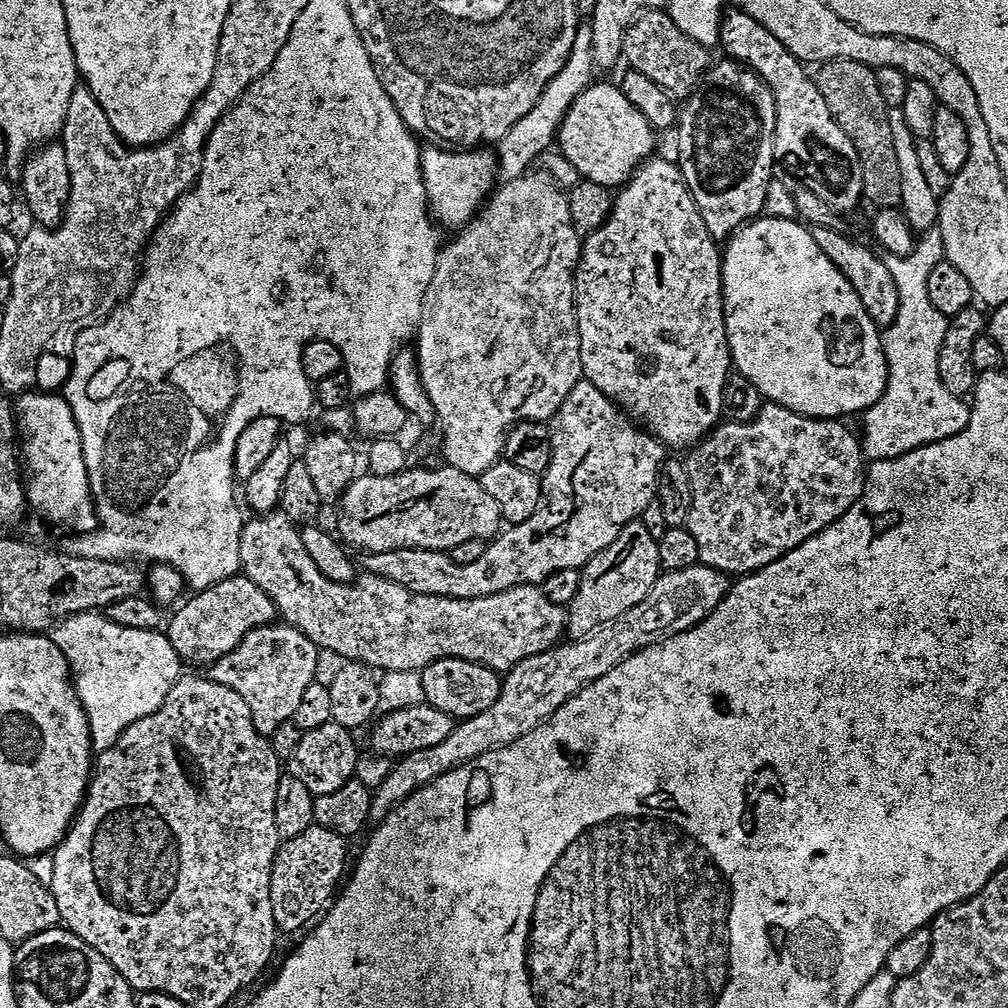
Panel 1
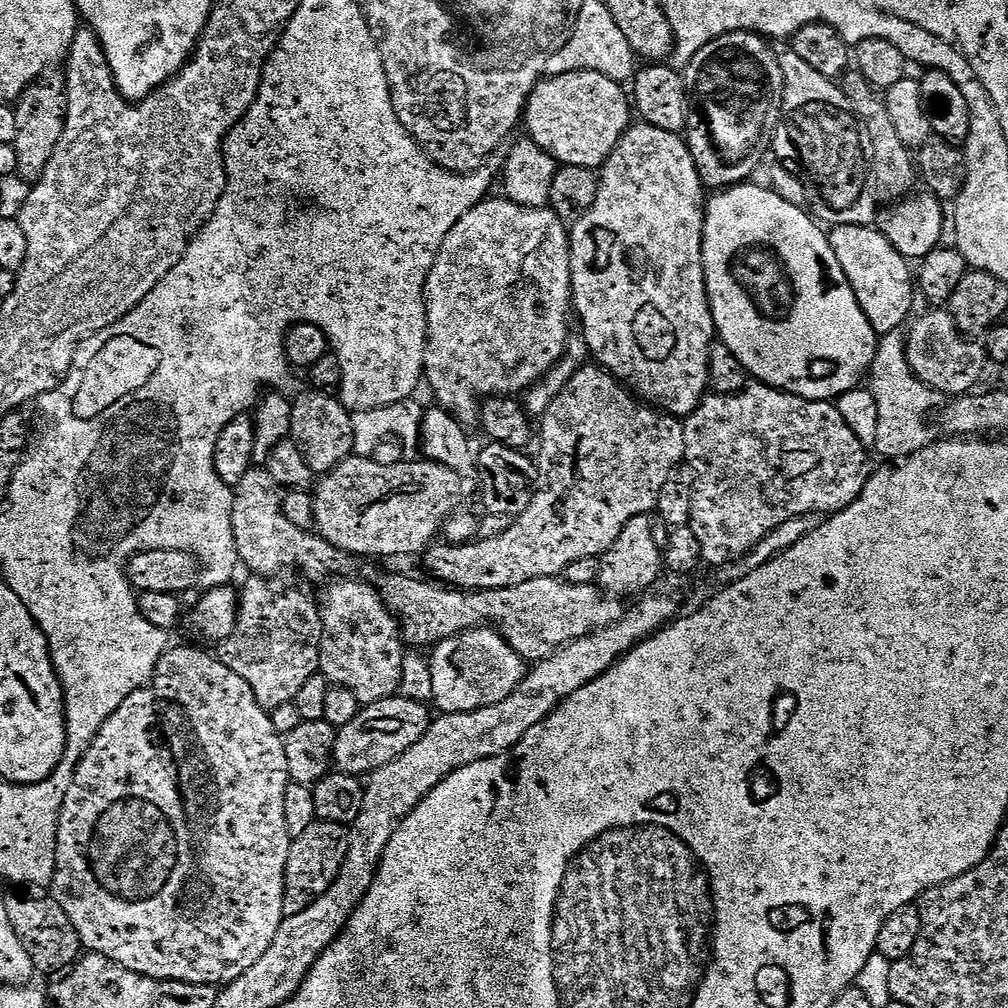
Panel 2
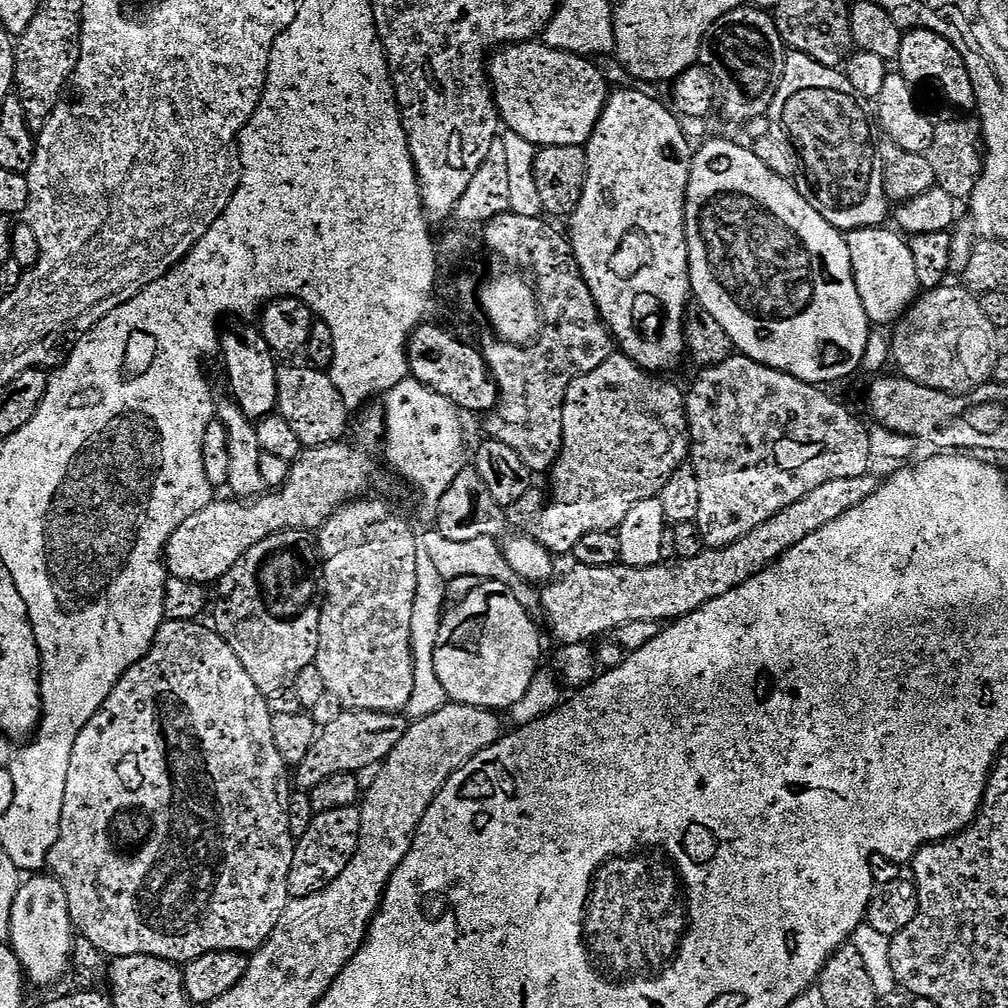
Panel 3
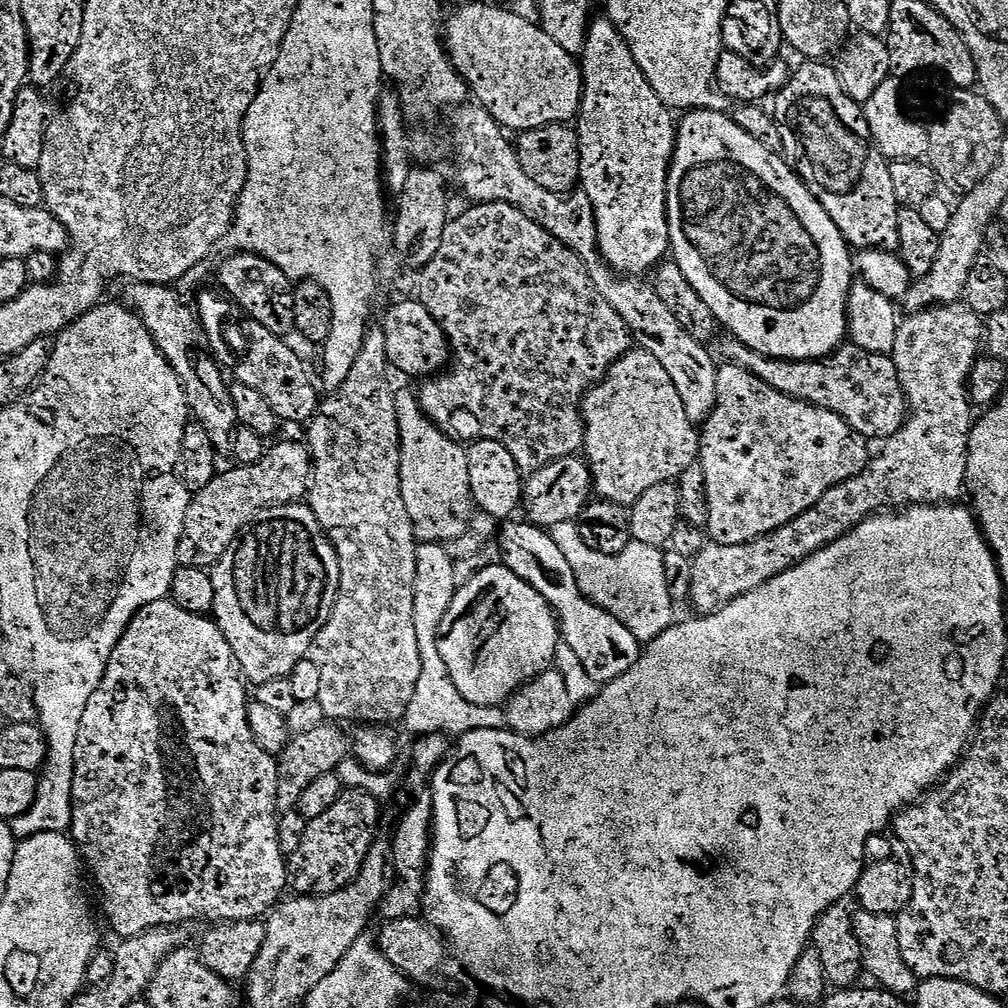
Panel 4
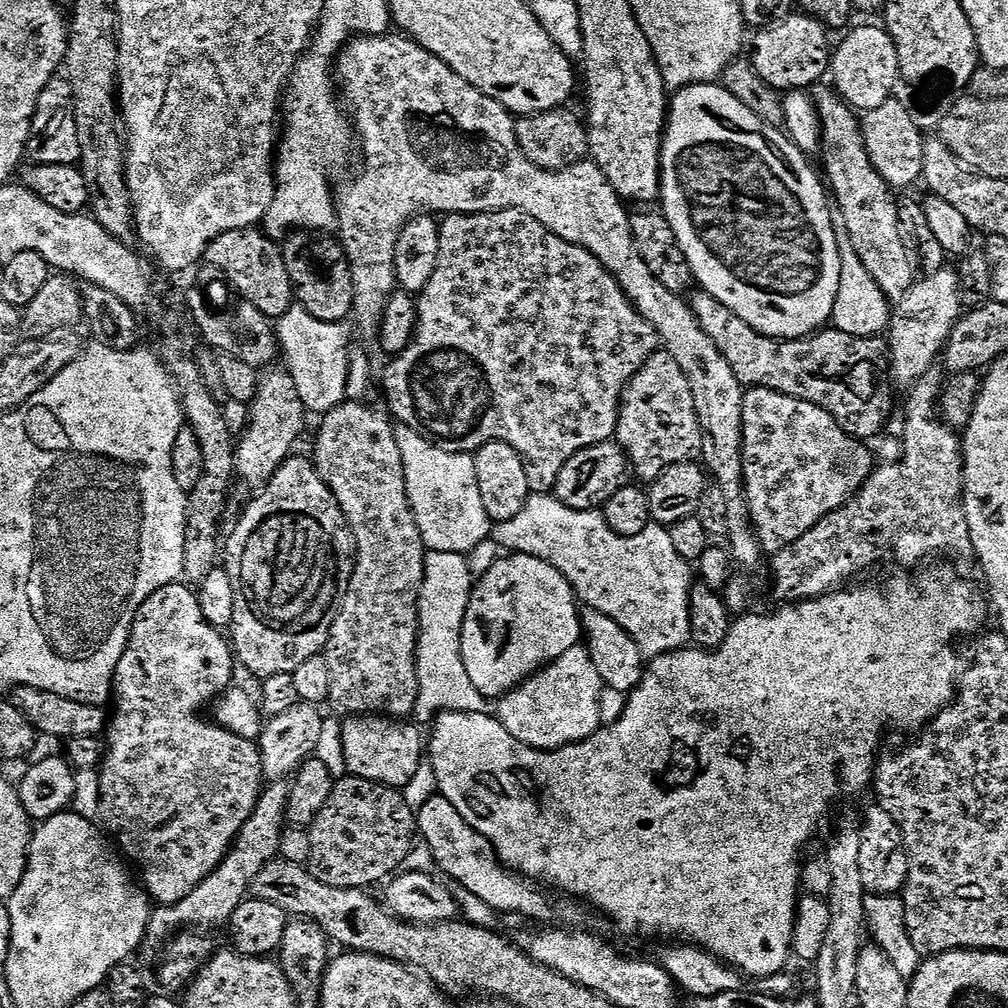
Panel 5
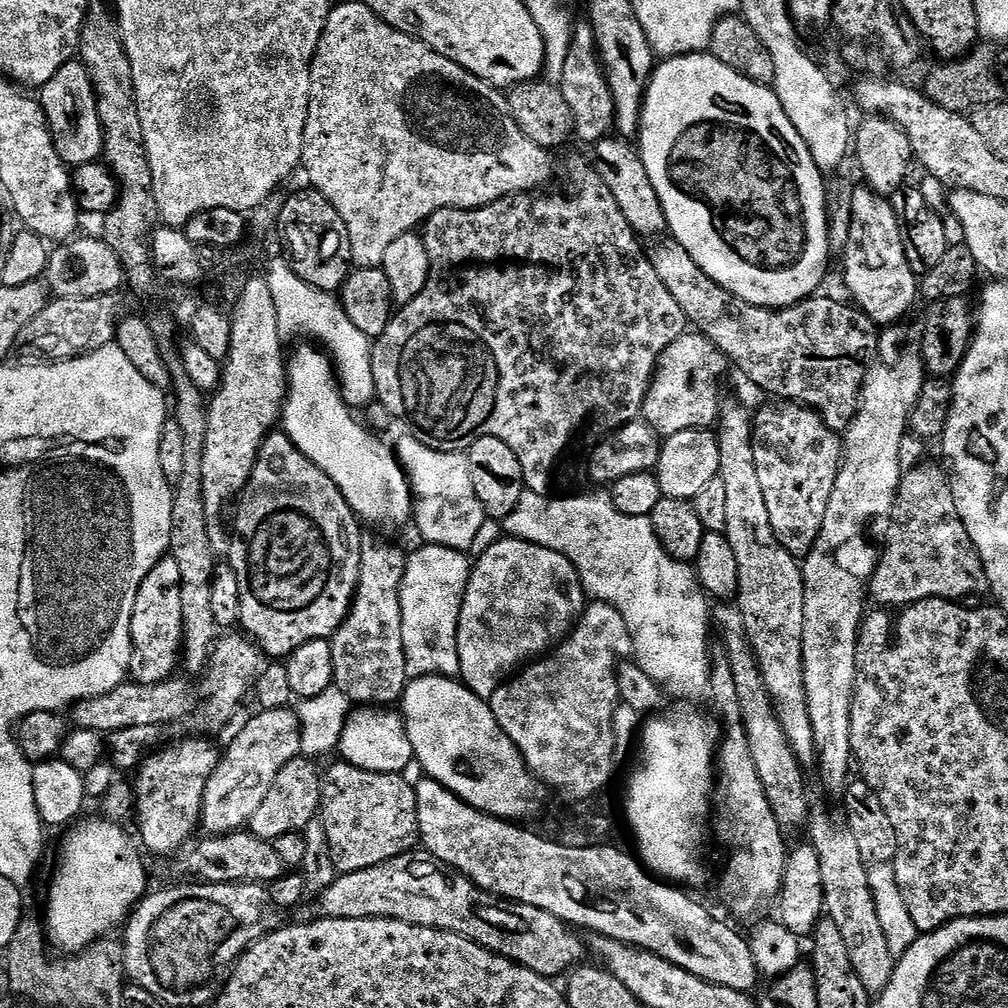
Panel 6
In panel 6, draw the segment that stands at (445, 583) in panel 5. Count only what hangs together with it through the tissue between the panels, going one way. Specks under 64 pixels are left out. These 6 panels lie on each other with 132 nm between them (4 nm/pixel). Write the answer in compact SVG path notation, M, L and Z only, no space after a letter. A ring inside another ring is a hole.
M422 544L405 559L400 583L402 644L409 677L459 677L457 626L471 576L471 559L464 552L437 544Z

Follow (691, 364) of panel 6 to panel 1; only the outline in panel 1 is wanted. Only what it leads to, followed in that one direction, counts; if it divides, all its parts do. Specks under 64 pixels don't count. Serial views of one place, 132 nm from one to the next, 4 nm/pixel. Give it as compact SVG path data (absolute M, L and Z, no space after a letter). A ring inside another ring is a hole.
M587 378L581 380L570 394L570 398L556 413L554 439L554 458L546 473L550 491L544 503L534 514L534 518L511 525L507 529L509 532L501 531L489 543L486 554L482 554L478 562L459 564L447 552L403 548L369 555L367 571L390 582L398 582L398 586L406 586L414 594L473 600L493 596L511 588L540 586L559 571L583 569L599 552L609 548L622 534L624 527L640 518L653 500L657 499L660 477L666 463L666 448L651 432L633 423L619 404L615 404Z

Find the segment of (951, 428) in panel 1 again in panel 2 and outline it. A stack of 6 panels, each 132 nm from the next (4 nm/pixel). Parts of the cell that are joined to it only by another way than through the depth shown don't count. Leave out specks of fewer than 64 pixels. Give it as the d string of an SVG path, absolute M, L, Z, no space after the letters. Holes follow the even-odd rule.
M899 331L885 334L879 339L869 382L868 389L878 404L875 451L886 456L885 459L897 460L928 447L934 438L928 422L932 412L943 405L944 398L914 374L907 356L905 337Z

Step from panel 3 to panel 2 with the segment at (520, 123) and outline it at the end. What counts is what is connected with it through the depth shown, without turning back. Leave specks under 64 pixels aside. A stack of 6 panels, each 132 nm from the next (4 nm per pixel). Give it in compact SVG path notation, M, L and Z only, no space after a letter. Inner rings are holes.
M601 72L549 75L528 95L528 105L522 117L523 127L528 127L530 140L548 152L557 165L599 170L634 120L629 93L620 88L623 88L621 81L612 80Z

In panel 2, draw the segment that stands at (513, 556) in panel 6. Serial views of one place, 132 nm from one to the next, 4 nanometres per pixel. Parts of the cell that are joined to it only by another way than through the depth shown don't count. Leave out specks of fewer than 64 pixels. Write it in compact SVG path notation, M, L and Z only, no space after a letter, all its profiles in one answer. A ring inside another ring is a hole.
M491 626L471 628L446 638L431 649L429 670L433 676L433 701L441 713L469 712L502 702L524 681L526 661Z

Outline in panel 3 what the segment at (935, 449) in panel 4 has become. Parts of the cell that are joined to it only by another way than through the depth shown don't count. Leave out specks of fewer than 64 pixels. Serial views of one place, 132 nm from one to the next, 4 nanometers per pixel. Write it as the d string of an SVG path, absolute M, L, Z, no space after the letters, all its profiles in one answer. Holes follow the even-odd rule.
M941 286L929 288L915 301L904 313L890 332L892 345L891 359L896 360L899 375L907 380L913 380L919 384L929 384L931 388L937 388L943 392L955 392L963 394L974 388L981 388L983 384L992 380L992 371L996 360L1000 357L1002 345L1000 345L1001 329L986 318L980 309L980 301L973 293L963 286L948 288ZM874 476L836 478L826 482L733 544L725 548L708 548L689 560L677 559L676 564L661 562L649 568L631 568L616 563L599 568L573 563L573 568L565 576L557 575L543 585L542 616L548 619L549 630L564 646L588 644L602 632L612 634L634 622L680 620L706 602L742 586L742 582L773 564L779 556L786 554L786 550L798 546L802 538L814 534L814 530L822 530L826 522L834 522L834 518L858 506L858 502L866 502L878 487Z

